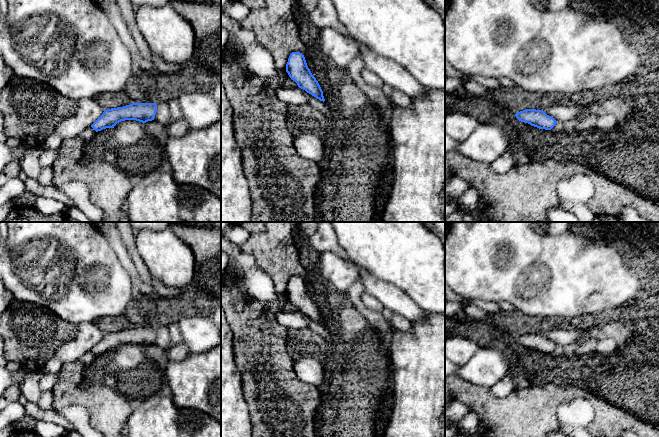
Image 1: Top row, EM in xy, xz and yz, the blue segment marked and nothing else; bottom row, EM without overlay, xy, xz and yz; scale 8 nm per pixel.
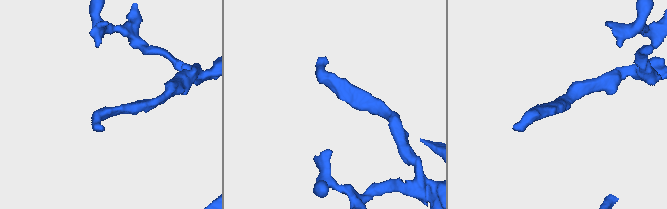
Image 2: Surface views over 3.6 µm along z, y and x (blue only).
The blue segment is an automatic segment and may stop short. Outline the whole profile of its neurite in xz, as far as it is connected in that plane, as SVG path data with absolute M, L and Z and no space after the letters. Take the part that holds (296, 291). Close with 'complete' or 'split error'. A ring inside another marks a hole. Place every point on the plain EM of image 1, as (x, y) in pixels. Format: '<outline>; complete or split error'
M292 276L290 278L286 288L286 296L289 301L297 307L299 312L305 314L320 325L325 325L323 315L308 292L302 277Z; complete

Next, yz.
M525 333L515 338L516 342L524 347L539 353L551 354L557 345L542 334Z; complete

